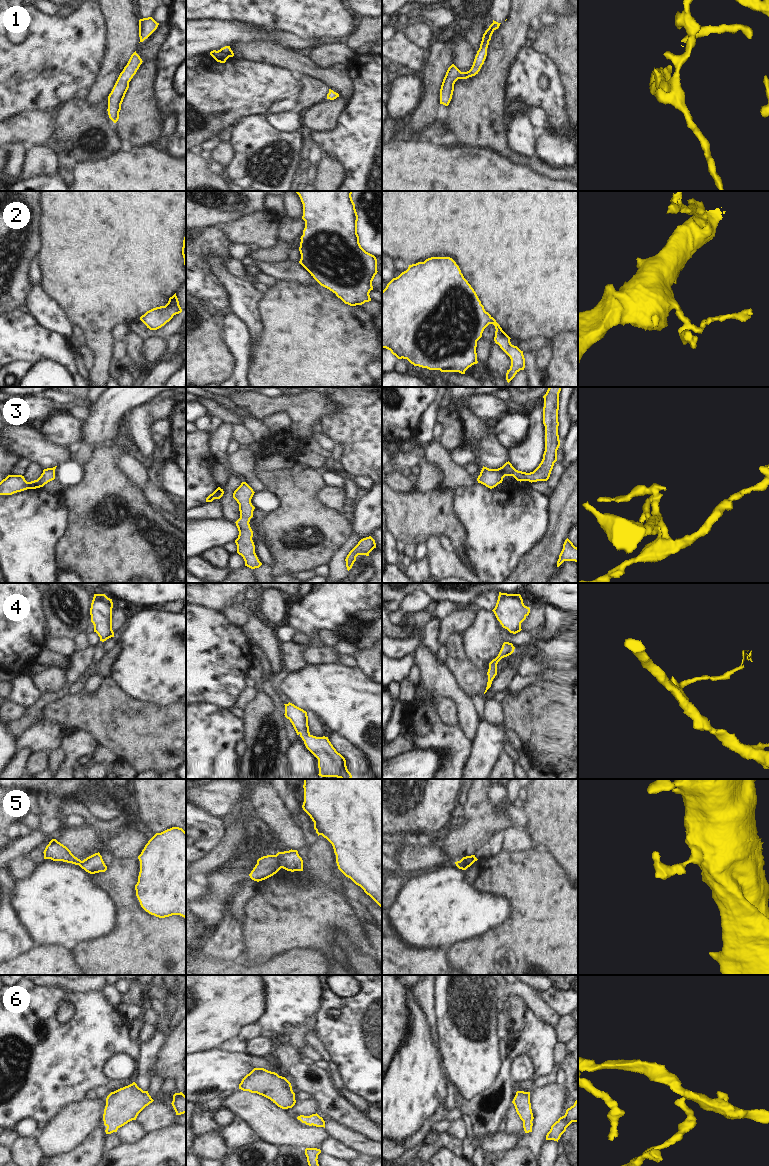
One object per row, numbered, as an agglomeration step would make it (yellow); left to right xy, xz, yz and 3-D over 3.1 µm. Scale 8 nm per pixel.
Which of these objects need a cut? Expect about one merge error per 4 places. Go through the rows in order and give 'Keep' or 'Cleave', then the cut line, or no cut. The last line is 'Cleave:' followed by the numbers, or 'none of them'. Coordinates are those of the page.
1: Keep. No split
2: Keep. No split
3: Keep. No split
4: Keep. No split
5: Cleave. Split along xz (276, 854), (281, 867)
6: Keep. No split
Cleave: 5

